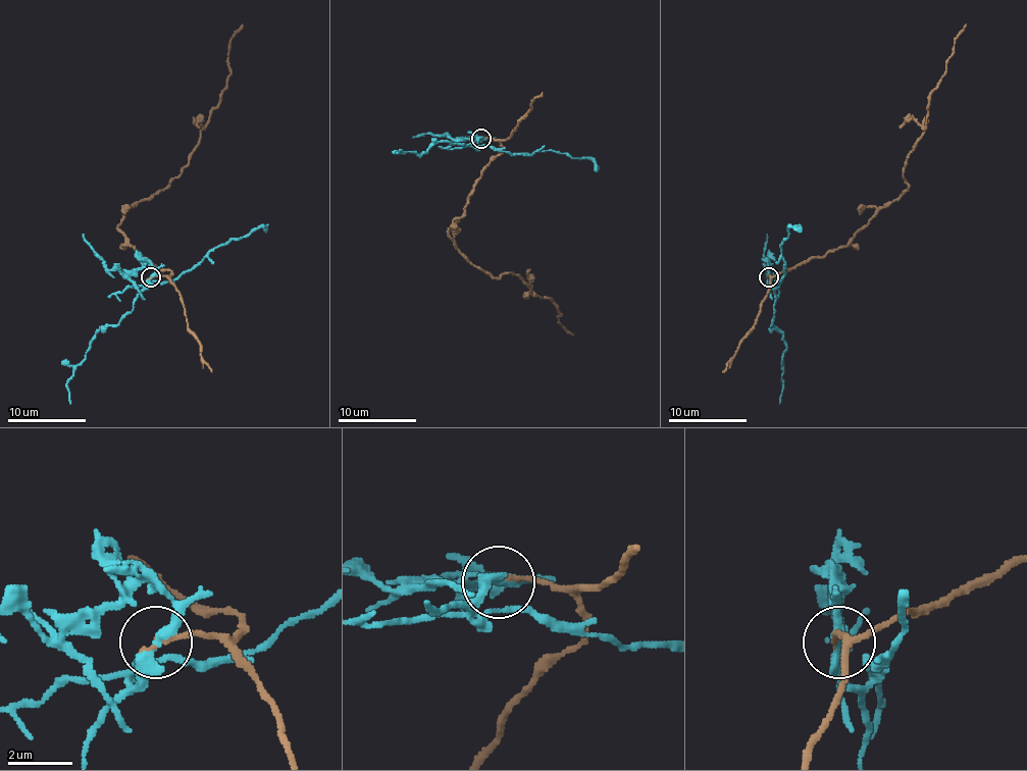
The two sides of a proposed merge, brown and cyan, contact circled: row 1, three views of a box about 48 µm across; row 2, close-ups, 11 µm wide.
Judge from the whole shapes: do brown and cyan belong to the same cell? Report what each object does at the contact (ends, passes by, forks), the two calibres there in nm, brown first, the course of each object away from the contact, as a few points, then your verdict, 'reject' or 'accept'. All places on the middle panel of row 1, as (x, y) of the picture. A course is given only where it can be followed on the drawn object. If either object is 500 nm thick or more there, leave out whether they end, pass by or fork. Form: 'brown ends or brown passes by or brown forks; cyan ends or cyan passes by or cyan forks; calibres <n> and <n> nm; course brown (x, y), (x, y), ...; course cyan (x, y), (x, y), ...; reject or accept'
brown ends; cyan passes by; calibres 130 and 320 nm; course brown (481, 139), (497, 139), (501, 153), (448, 234), (473, 265), (513, 272), (530, 295), (547, 297), (572, 336); course cyan (481, 139), (469, 145), (448, 141), (437, 143), (420, 156), (416, 153), (399, 153), (401, 149); reject

